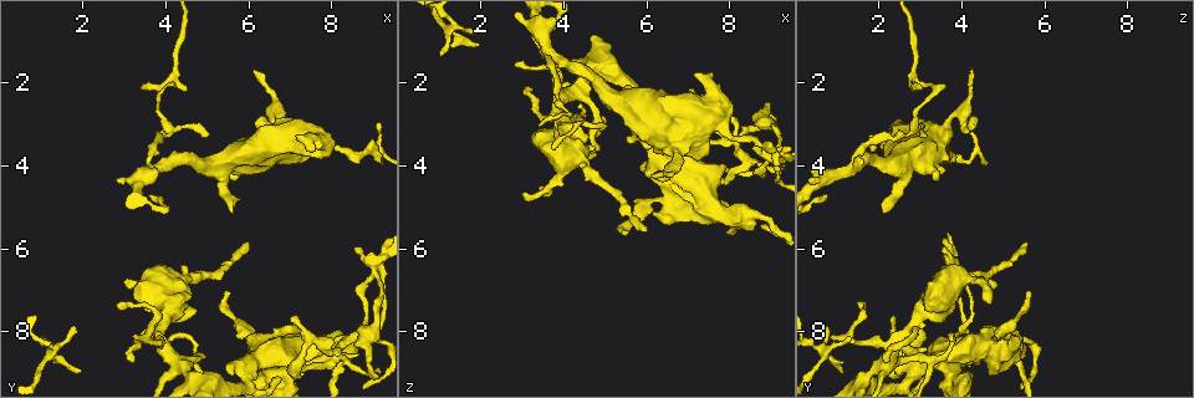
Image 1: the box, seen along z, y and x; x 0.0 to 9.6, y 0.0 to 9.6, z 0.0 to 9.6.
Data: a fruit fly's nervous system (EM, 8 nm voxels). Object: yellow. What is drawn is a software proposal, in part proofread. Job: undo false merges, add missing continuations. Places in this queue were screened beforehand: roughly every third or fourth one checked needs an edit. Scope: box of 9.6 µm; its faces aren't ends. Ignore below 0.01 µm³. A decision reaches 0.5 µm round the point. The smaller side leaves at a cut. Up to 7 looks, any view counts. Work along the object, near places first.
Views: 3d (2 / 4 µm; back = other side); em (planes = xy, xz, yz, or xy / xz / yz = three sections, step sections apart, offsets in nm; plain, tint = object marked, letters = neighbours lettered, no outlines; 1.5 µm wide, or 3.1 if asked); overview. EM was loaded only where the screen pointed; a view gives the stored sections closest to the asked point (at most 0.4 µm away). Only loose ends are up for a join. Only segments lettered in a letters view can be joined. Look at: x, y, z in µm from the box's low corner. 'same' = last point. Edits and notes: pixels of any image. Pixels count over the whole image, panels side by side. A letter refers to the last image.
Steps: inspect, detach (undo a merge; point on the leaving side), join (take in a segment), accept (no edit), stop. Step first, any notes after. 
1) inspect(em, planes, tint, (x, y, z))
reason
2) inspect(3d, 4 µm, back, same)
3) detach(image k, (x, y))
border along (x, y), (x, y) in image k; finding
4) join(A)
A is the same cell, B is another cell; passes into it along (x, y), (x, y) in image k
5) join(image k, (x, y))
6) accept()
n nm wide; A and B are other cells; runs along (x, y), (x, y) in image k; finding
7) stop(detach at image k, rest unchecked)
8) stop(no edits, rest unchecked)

inspect(3d, 4 µm, (3.30, 7.10, 3.20))
branch stops here

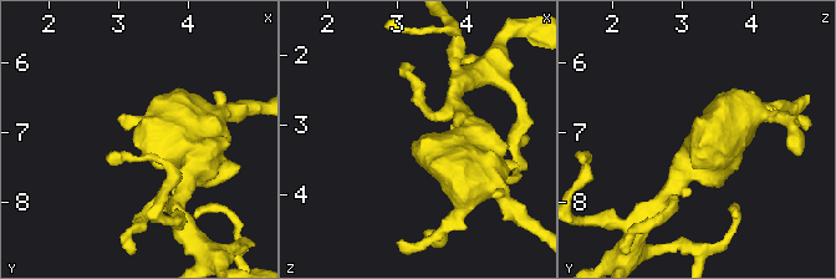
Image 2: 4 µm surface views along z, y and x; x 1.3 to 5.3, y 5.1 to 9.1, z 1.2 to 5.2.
inspect(em, planes, letters, (3.25, 7.15, 3.25))
shape alone is not enough

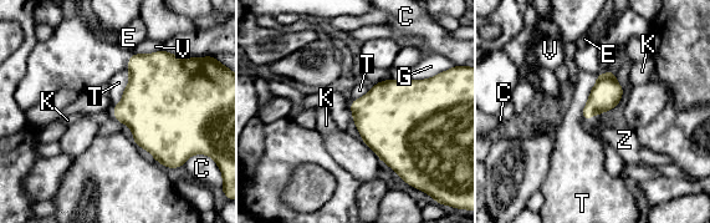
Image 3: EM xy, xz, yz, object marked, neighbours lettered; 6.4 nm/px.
join(Z)
T touches over 300 nm; Z is the same cell, C, E, G, K, T and V are other cells; passes into it along (607, 92), (592, 115), (622, 140) in image 3; it goes on there

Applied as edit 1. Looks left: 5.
inspect(3d, 4 µm, (3.75, 4.05, 1.35))
a narrow waist

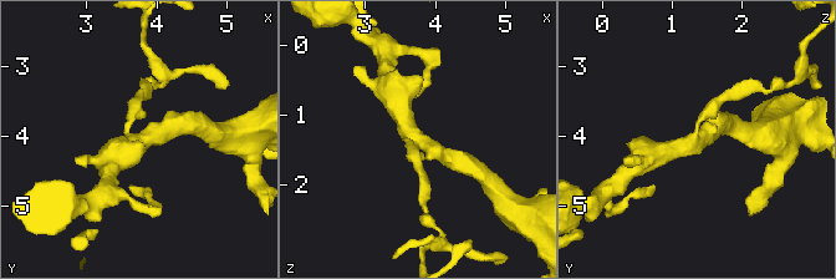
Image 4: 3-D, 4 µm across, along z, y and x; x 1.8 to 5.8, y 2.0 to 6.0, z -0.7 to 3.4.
inspect(em, planes, letters, (3.80, 4.10, 1.35))
3 arms; now the EM

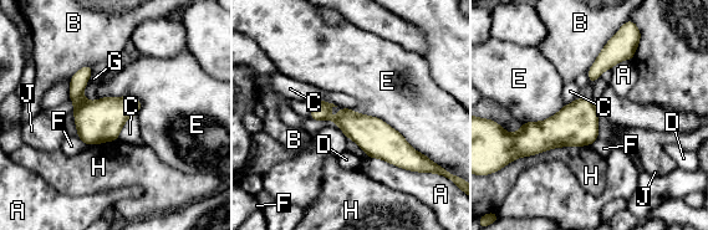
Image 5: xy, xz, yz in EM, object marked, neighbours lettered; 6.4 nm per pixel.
accept()
A, B, C, D, E, F, G, H and J are other cells; runs along (317, 105), (397, 152), (413, 153) in image 5; continuous, no second cell

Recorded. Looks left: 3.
stop(join at image 3, rest unchecked)

